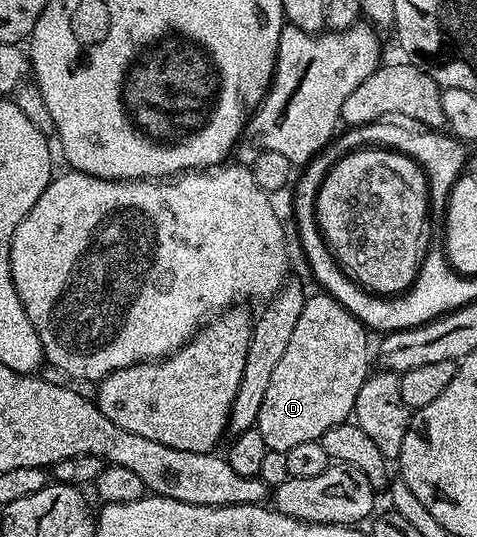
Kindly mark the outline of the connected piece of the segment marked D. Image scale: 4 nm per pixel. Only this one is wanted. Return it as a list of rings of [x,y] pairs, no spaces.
[[[320,291],[317,297],[309,296],[302,307],[302,315],[286,352],[278,359],[278,367],[274,367],[274,376],[270,379],[270,387],[266,390],[266,399],[262,399],[262,411],[258,411],[258,419],[254,428],[266,439],[266,447],[274,451],[287,453],[290,447],[298,447],[298,443],[319,441],[320,436],[330,427],[338,427],[352,417],[354,399],[358,399],[358,387],[368,378],[368,333],[363,321],[360,321],[350,310],[335,297]]]

